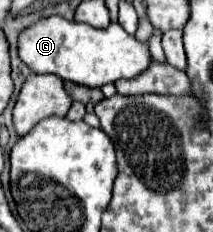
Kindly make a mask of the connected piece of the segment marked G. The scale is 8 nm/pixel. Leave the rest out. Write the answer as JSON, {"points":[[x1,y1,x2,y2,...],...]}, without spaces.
{"points":[[48,17,22,31,18,37,18,55,34,73,52,73,84,87,102,87,120,79,132,79,152,63,148,43,128,35,120,24,110,23,106,29,94,29,64,17]]}

